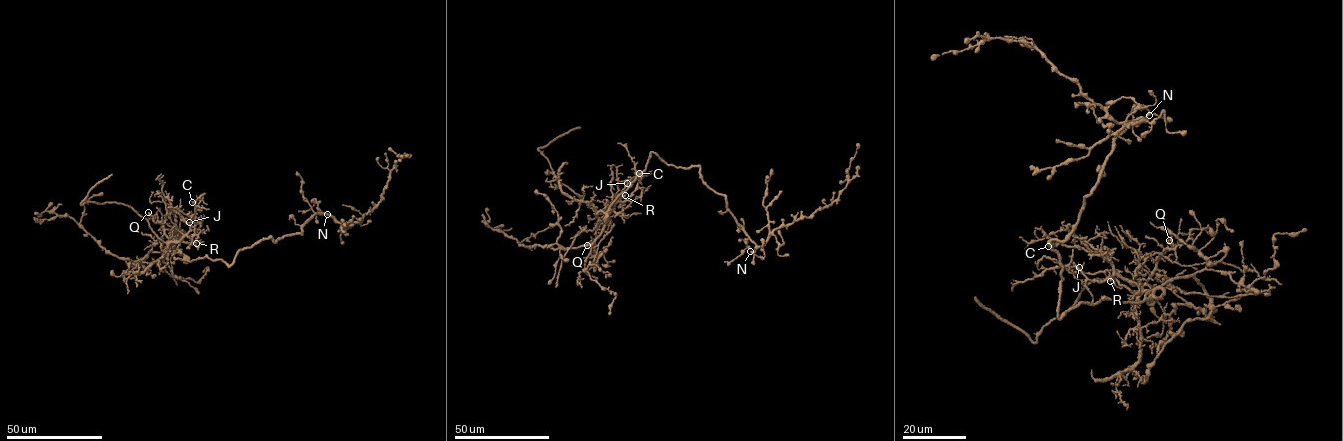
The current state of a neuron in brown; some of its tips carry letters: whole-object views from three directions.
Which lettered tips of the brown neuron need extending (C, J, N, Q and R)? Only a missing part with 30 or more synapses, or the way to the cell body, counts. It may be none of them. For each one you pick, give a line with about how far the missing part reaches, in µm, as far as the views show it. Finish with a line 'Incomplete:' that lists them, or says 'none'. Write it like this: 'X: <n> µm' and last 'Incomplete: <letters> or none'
C: 40 µm
Q: 25 µm
Incomplete: C, Q

